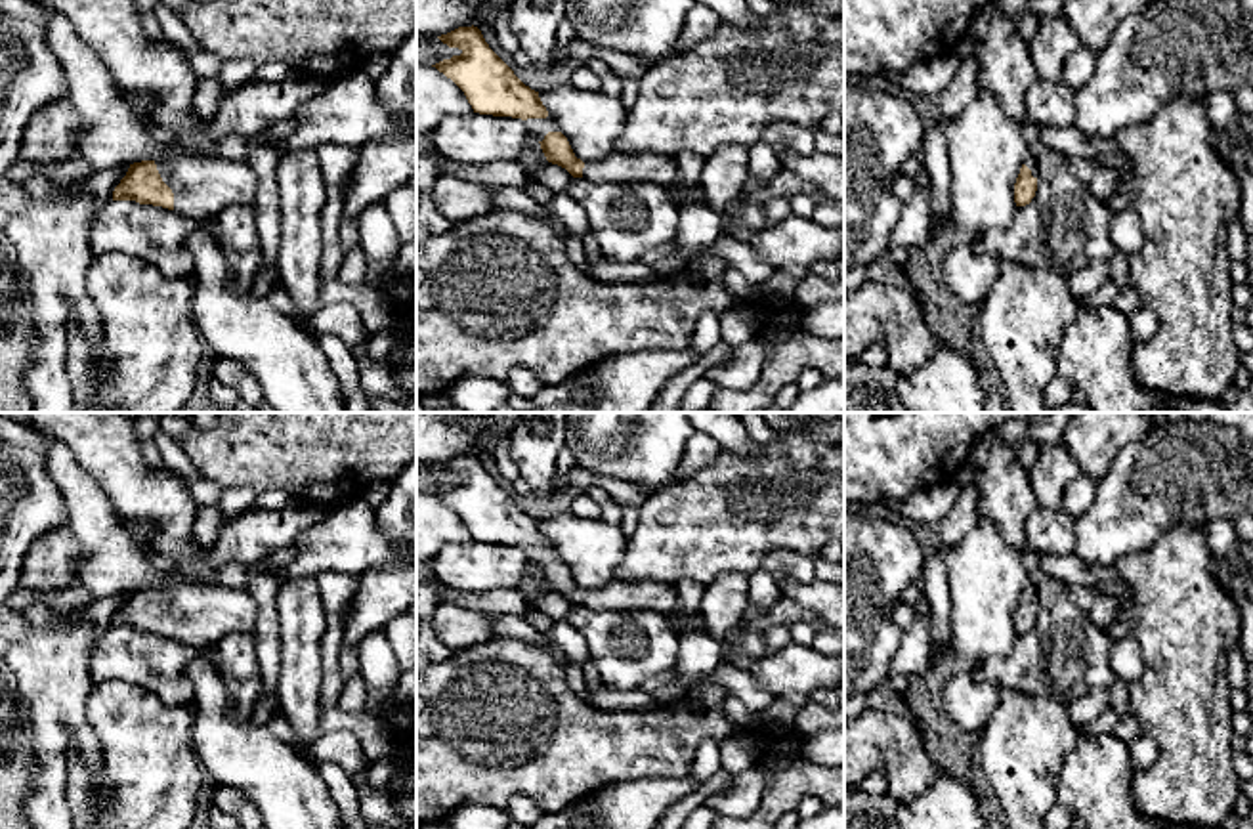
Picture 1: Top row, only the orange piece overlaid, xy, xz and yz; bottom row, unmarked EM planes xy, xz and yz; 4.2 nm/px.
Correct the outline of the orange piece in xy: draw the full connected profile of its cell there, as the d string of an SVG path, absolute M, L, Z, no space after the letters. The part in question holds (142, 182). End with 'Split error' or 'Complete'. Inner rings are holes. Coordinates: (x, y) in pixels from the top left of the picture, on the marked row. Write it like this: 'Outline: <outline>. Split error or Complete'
Outline: M178 155L170 160L130 164L113 201L176 210L185 218L218 218L227 206L252 206L256 176L243 160Z. Split error

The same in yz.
Outline: M1030 155L1020 168L1014 183L1014 202L1016 206L1026 206L1031 202L1037 191L1037 164L1035 155Z. Split error

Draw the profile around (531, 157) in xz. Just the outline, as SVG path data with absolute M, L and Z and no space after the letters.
M527 134L527 139L518 157L518 162L525 168L529 176L548 162L541 149L541 143L531 134Z

